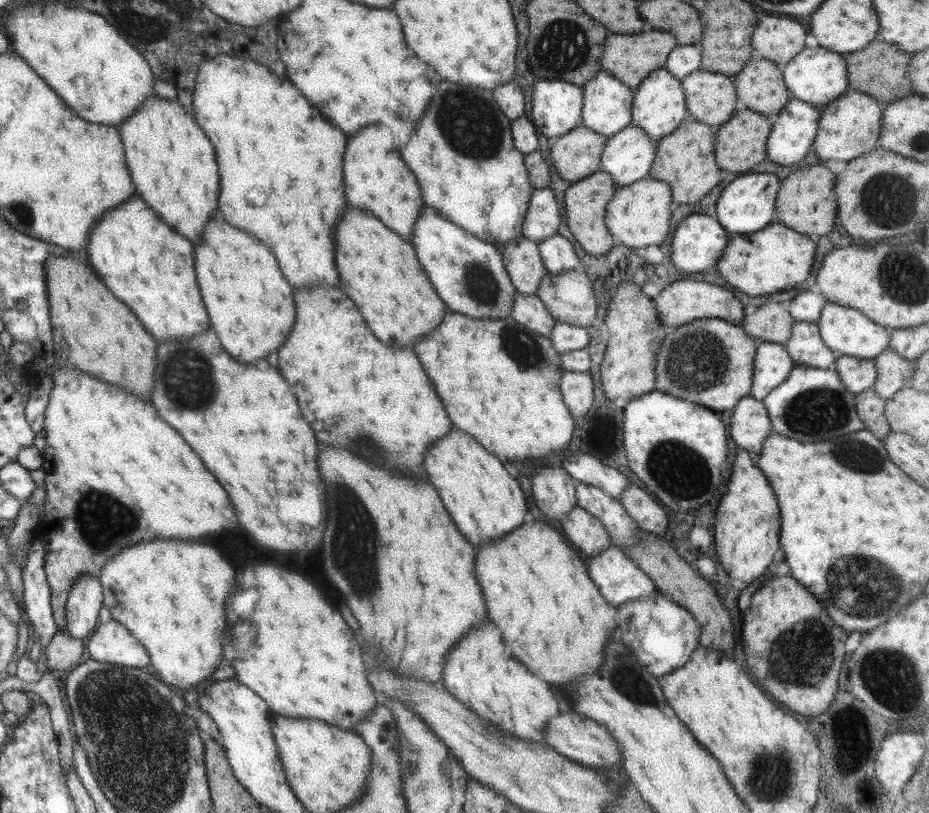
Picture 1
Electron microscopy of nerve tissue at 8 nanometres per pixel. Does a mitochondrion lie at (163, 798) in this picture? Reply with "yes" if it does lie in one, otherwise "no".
yes

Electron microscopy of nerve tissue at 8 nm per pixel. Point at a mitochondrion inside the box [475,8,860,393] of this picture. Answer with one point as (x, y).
(565, 43)

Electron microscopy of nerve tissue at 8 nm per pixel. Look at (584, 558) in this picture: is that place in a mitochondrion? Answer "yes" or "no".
no

